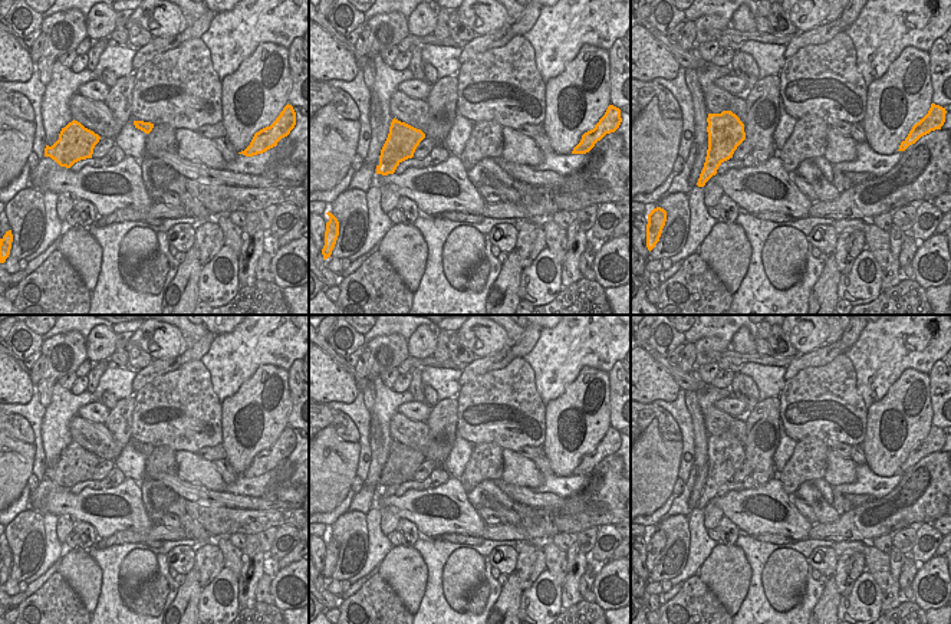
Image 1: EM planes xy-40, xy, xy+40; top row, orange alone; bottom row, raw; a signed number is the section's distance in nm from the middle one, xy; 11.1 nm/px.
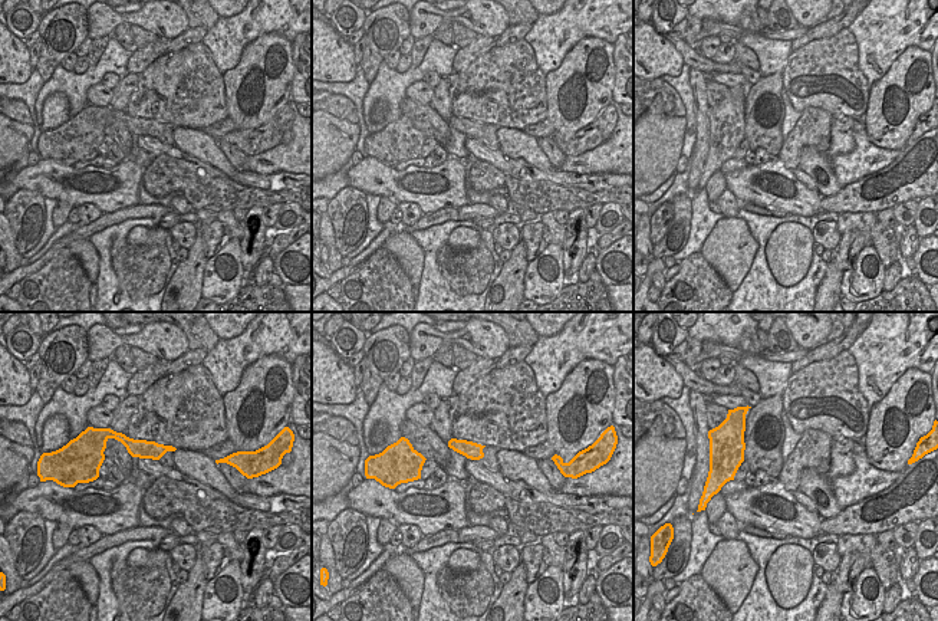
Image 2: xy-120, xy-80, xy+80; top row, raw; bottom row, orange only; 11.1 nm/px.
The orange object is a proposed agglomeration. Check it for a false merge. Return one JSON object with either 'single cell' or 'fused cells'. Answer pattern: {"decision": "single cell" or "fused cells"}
{"decision": "fused cells"}

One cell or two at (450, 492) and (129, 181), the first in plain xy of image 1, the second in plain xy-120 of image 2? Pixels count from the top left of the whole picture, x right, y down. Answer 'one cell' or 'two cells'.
one cell

